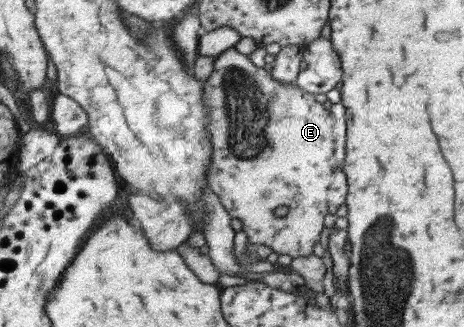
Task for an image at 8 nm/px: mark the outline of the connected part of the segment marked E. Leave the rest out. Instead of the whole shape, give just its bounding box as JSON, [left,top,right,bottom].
[203,48,337,257]

